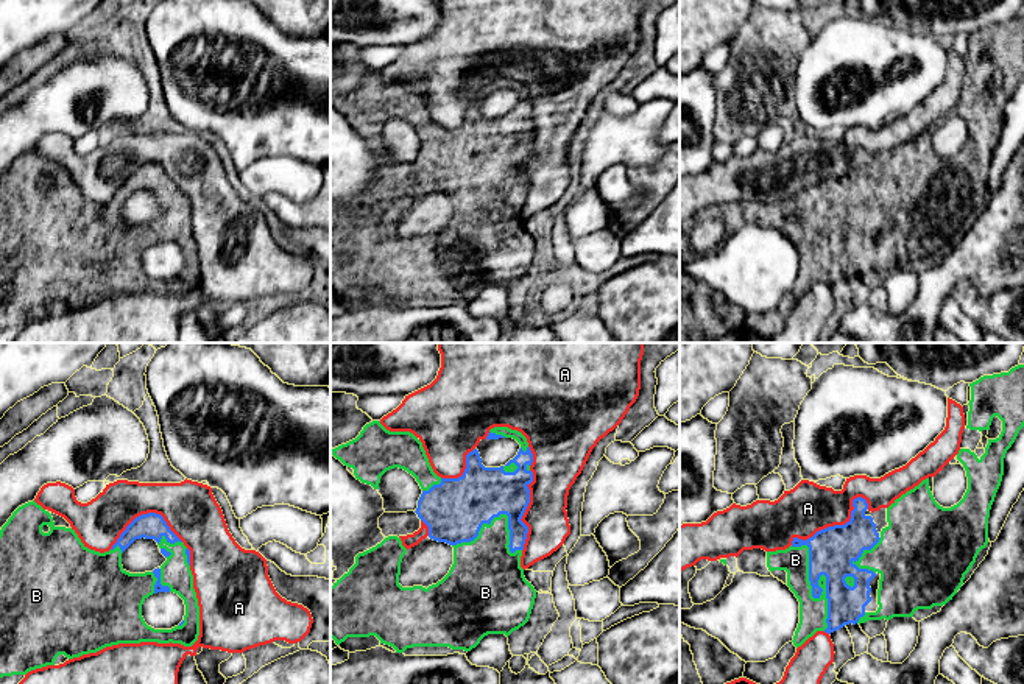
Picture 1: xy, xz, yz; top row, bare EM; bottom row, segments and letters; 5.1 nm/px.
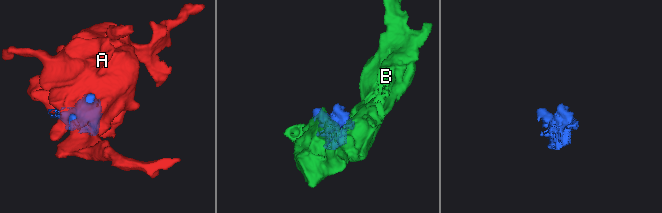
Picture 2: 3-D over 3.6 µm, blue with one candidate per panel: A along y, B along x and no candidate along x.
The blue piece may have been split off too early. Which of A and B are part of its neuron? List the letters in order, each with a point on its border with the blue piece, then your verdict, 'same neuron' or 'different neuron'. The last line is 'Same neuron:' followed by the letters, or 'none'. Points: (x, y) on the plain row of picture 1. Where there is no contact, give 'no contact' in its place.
A: yz (834, 176) | different neuron
B: yz (812, 239) | same neuron
Same neuron: B

